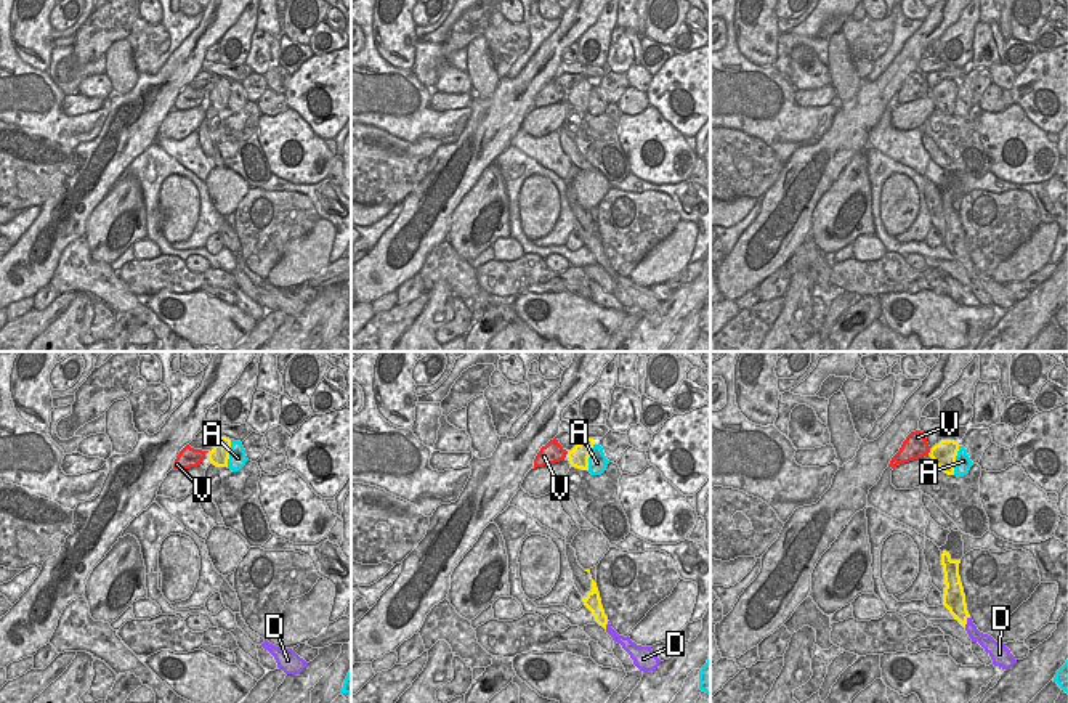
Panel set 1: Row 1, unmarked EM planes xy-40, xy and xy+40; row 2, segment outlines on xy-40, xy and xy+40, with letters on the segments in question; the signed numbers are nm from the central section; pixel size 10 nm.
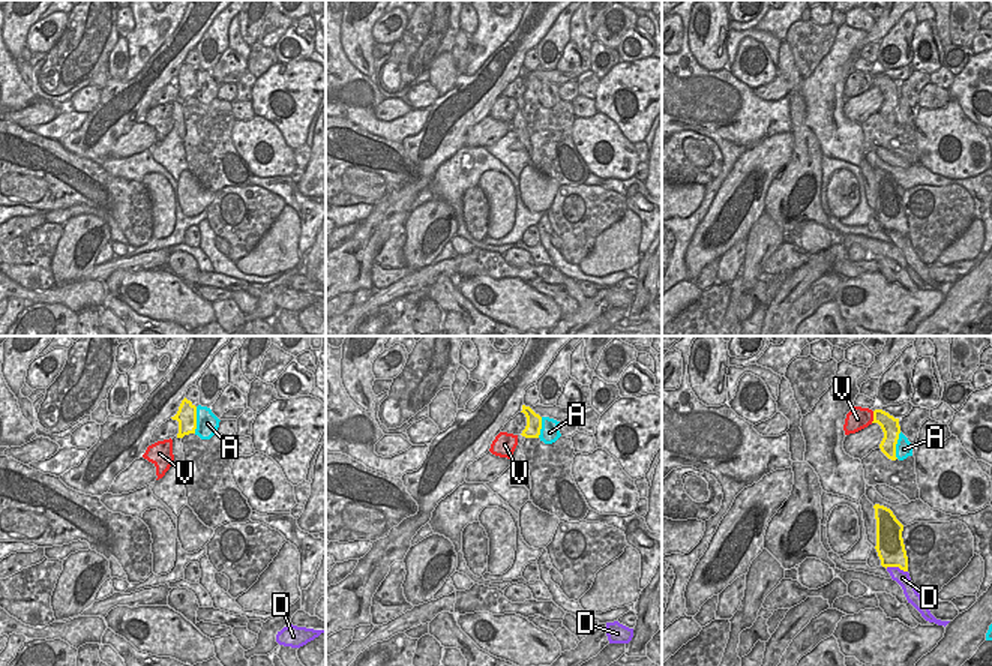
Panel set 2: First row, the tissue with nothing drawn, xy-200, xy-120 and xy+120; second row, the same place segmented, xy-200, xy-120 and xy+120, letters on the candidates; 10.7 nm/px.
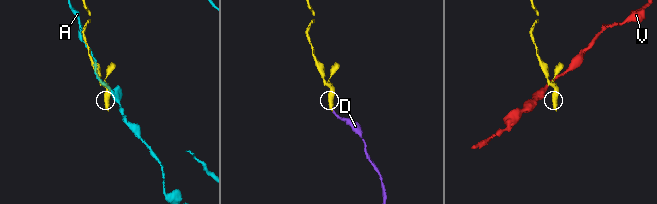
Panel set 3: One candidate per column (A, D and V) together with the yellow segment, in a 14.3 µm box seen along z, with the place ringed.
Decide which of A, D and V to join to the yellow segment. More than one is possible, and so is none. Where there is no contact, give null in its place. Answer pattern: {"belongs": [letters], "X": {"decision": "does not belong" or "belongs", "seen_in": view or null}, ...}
{"belongs": ["D"], "A": {"decision": "does not belong", "seen_in": "xy+40"}, "D": {"decision": "belongs", "seen_in": "xy+40"}, "V": {"decision": "does not belong", "seen_in": "xy+40"}}

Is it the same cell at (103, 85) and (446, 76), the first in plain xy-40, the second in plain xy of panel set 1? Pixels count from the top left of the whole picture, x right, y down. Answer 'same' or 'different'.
same

